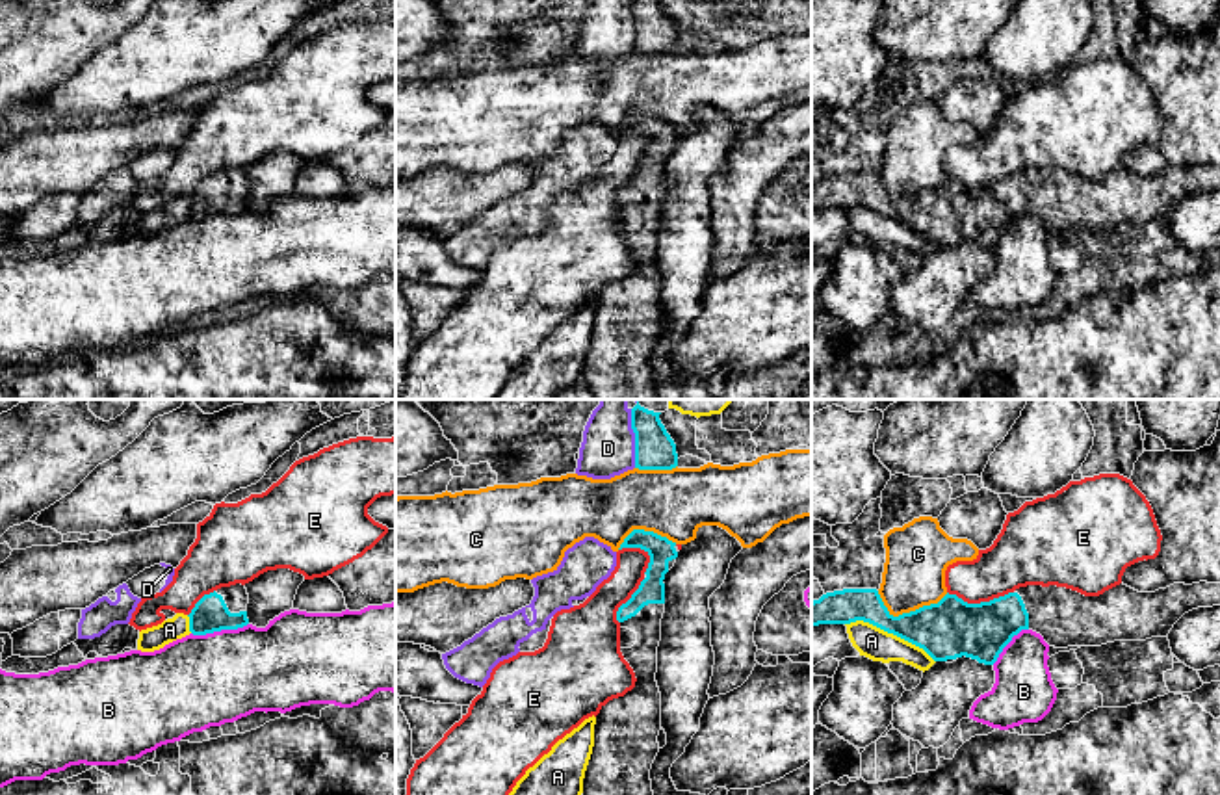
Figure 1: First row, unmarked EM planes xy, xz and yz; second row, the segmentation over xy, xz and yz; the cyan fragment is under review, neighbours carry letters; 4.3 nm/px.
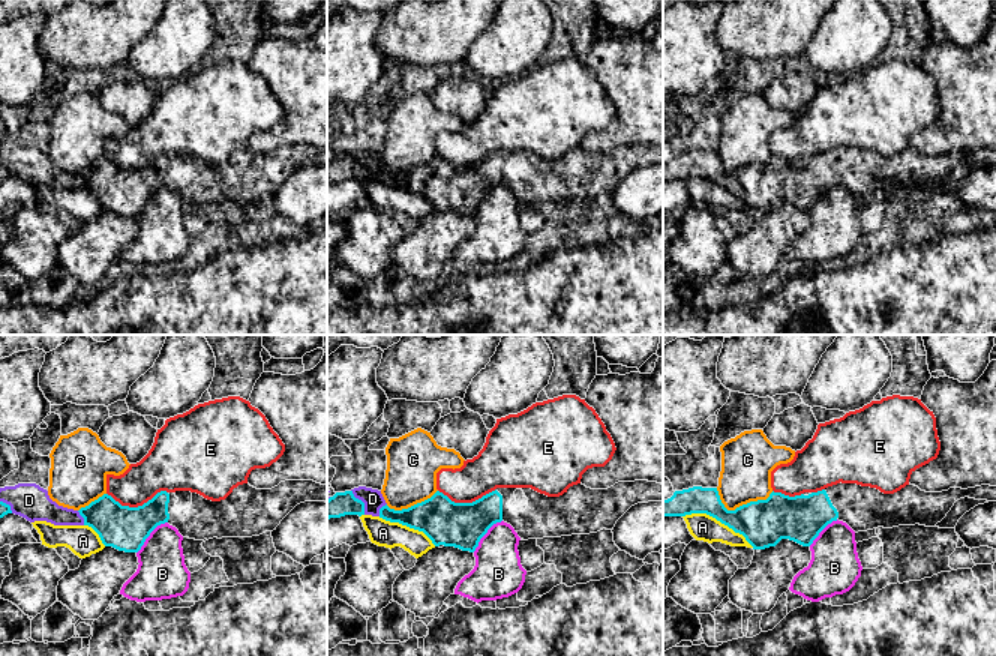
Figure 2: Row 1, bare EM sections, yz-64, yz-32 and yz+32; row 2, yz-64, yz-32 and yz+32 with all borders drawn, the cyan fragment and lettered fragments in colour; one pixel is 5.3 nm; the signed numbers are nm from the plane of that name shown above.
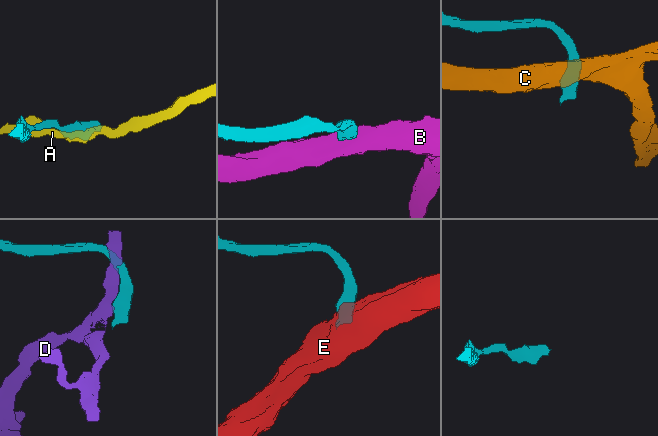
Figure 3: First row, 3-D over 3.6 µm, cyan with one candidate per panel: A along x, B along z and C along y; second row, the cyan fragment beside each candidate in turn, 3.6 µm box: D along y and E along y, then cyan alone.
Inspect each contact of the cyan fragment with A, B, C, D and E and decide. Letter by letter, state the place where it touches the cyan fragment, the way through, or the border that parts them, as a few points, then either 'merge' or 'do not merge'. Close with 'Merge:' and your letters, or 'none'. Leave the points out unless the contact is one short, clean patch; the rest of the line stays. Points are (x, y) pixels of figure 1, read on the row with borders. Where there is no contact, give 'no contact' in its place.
A: contact yz (890, 632); do not merge
B: contact xy (220, 630); border xy (247, 623), (236, 628), (192, 634); do not merge
C: contact yz (908, 613); do not merge
D: contact xz (635, 439); do not merge
E: contact yz (981, 602); border yz (947, 591), (968, 602), (988, 602), (1012, 593); do not merge
Merge: none

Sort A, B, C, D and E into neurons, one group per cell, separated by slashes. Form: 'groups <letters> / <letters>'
groups A / B / C / D / E

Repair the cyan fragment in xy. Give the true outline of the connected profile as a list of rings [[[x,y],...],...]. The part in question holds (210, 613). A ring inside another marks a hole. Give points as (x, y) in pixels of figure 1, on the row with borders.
[[[241,583],[204,594],[188,615],[189,632],[193,635],[206,635],[243,628],[249,624],[247,604],[249,594]]]

